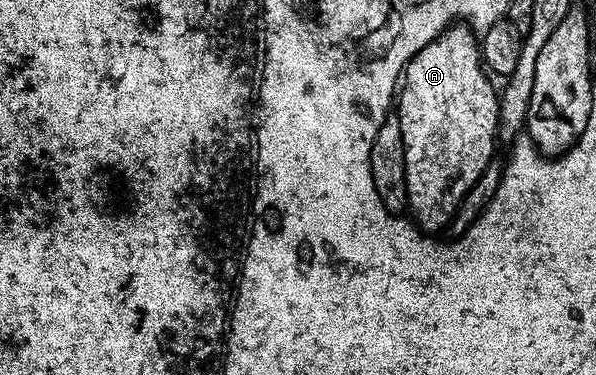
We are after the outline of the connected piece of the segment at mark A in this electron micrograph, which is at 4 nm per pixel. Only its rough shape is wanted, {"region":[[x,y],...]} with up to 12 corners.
{"region":[[464,25],[404,67],[407,210],[447,228],[497,154],[500,96]]}

